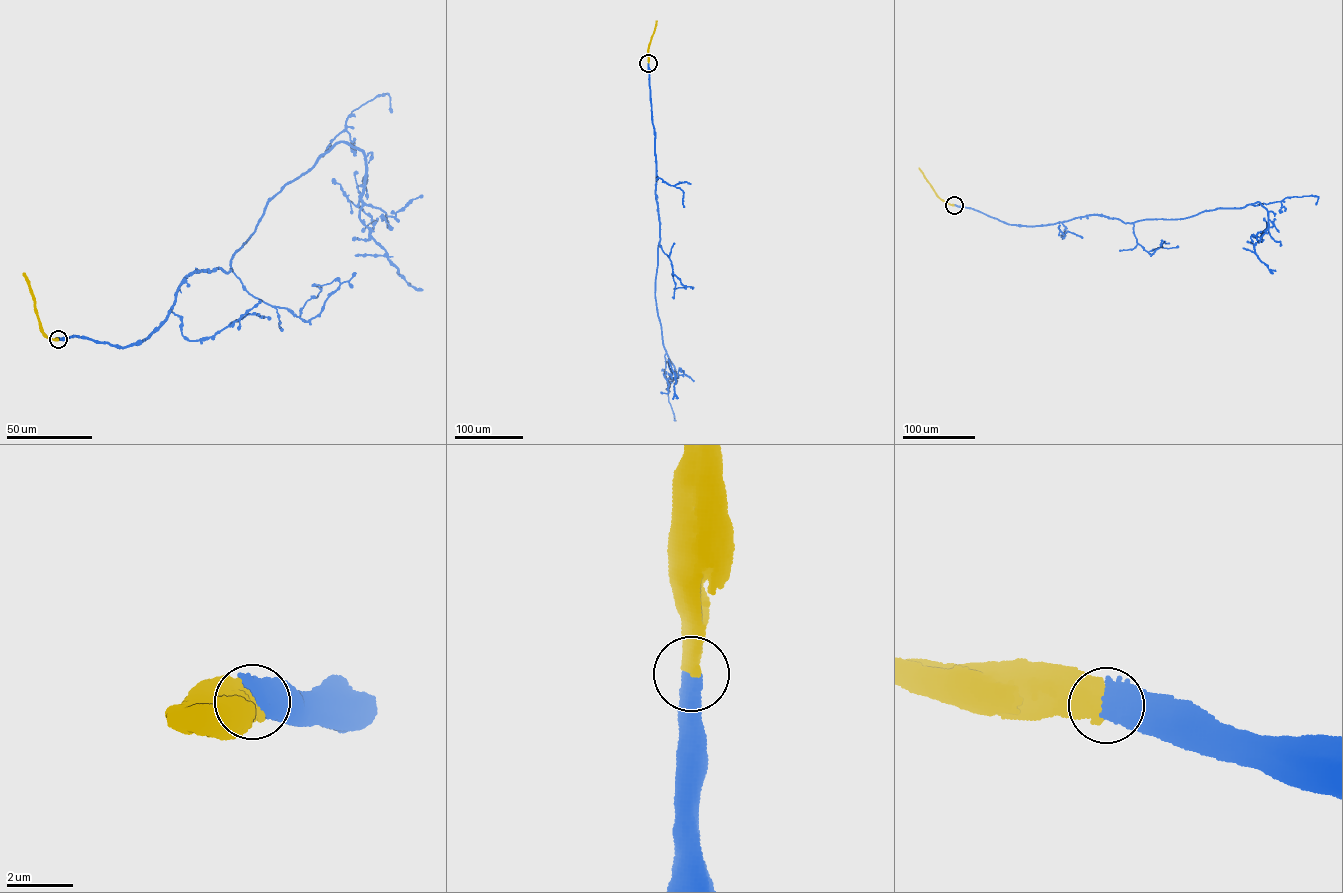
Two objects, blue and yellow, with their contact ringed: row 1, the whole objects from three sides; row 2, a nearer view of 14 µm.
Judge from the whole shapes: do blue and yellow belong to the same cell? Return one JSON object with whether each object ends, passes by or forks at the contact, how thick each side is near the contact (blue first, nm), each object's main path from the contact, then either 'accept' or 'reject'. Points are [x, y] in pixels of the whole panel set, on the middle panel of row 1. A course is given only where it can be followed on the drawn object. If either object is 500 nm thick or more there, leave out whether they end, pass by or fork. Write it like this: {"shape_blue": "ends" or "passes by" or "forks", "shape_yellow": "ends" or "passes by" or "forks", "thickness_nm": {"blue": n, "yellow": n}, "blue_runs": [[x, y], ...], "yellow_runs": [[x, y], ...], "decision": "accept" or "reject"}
{"thickness_nm": {"blue": 700, "yellow": 600}, "blue_runs": [[648, 63], [660, 230], [655, 292], [663, 345], [676, 375], [670, 379], [668, 374], [675, 374], [677, 398]], "yellow_runs": [[648, 63], [648, 50], [657, 21]], "decision": "accept"}

